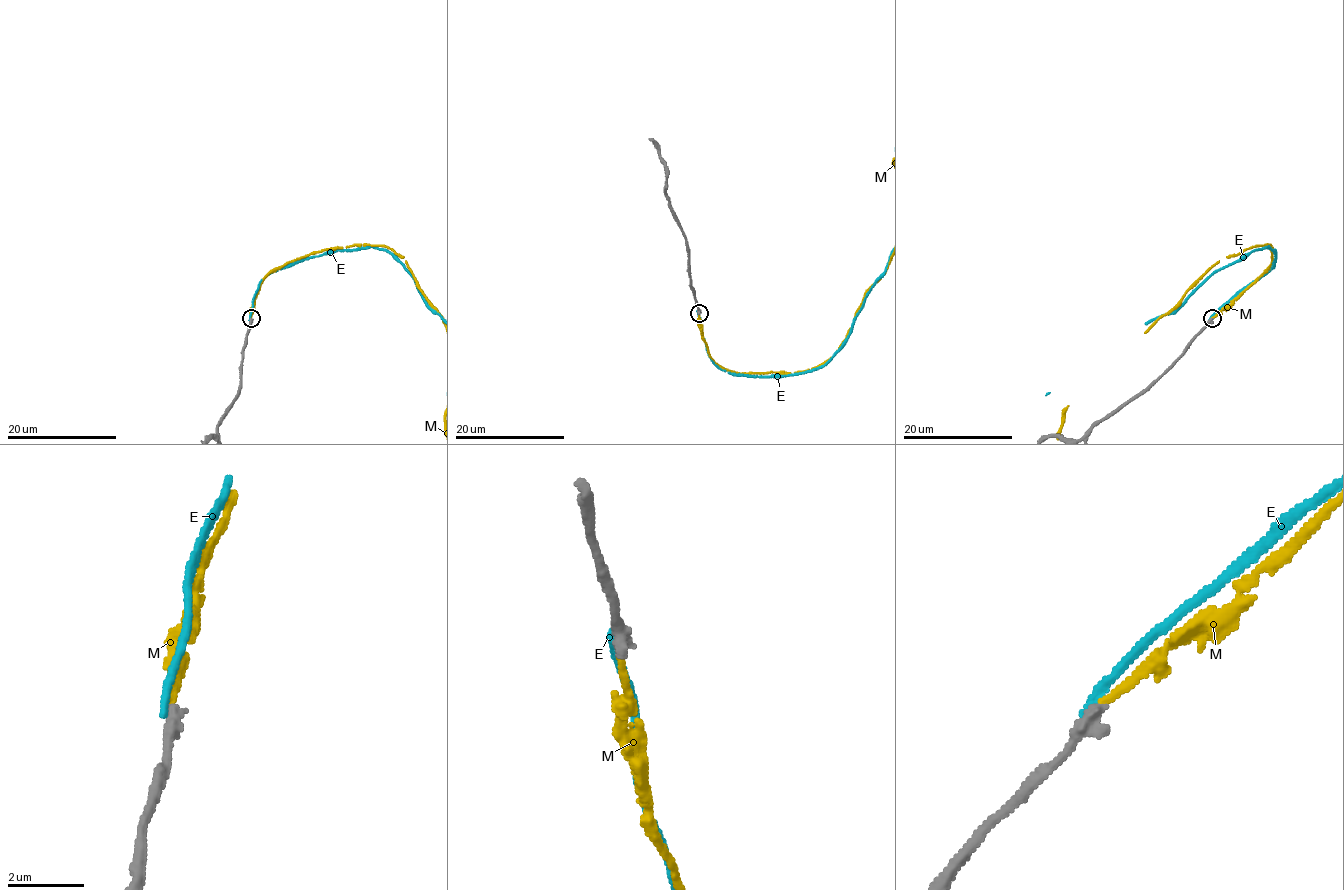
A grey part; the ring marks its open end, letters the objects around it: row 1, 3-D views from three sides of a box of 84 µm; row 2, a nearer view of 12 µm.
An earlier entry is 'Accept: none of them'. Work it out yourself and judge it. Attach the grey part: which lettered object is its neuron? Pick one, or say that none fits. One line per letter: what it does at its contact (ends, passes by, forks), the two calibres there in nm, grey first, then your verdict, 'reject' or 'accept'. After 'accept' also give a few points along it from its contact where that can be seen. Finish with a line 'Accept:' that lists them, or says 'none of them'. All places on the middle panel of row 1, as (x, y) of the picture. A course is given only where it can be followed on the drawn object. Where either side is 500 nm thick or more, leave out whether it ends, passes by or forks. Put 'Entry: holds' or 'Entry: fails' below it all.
E: it ends | 440/240 nm | reject
M: it ends | 400/190 nm | accept
Accept: M
Entry: fails

